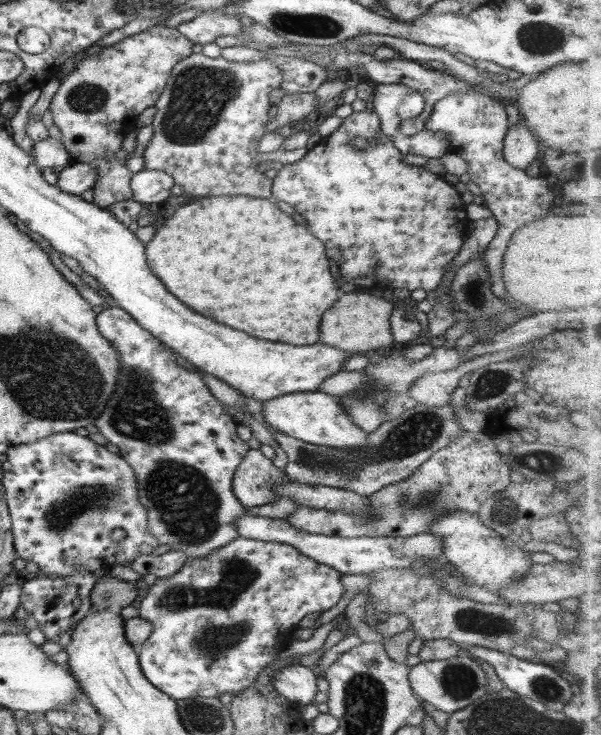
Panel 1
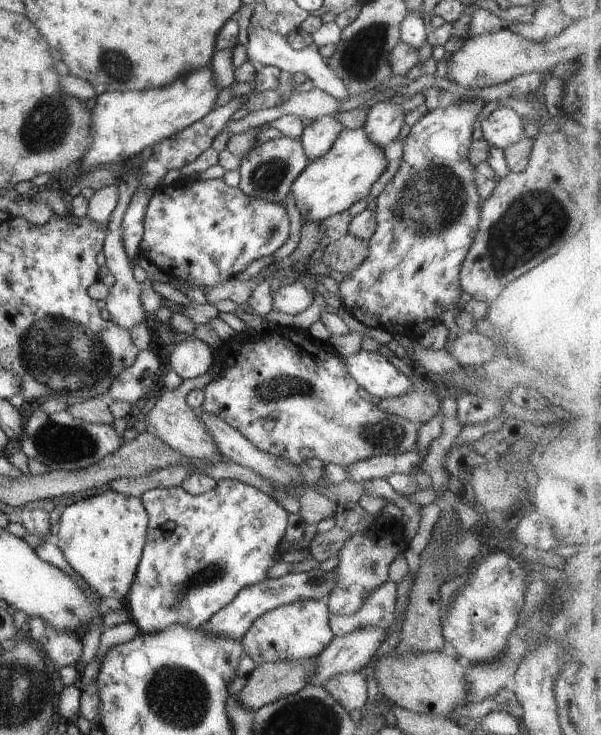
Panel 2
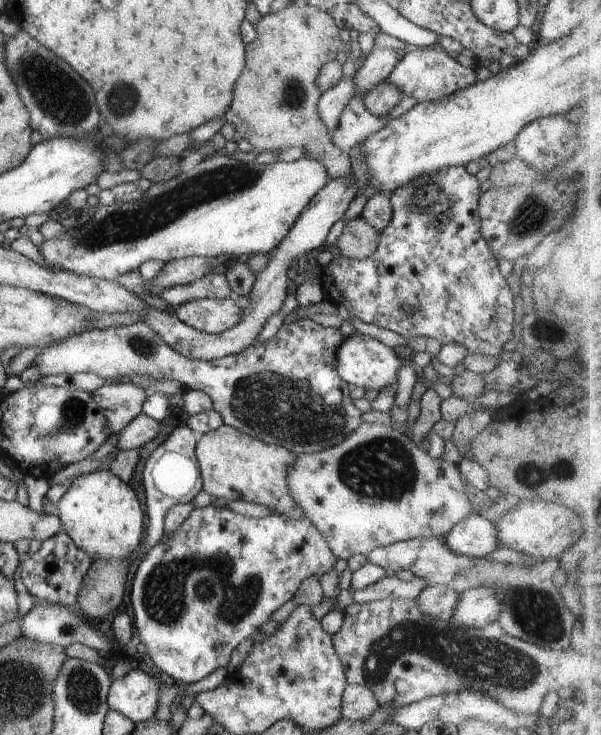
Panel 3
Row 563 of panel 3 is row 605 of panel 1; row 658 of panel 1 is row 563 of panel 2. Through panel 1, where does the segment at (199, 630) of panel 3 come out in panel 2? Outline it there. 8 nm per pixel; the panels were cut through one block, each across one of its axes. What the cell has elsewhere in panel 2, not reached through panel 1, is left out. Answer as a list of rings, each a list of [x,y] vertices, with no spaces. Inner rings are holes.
[[[220,479],[214,488],[199,495],[190,494],[180,486],[165,489],[155,488],[145,492],[140,499],[149,516],[148,534],[131,589],[125,599],[125,606],[128,608],[131,620],[138,624],[142,633],[157,633],[179,624],[192,628],[206,624],[221,608],[232,602],[240,590],[266,579],[268,569],[278,562],[274,560],[274,557],[278,558],[283,550],[282,542],[287,529],[289,512],[282,507],[276,497],[262,492],[255,486],[234,479]]]

